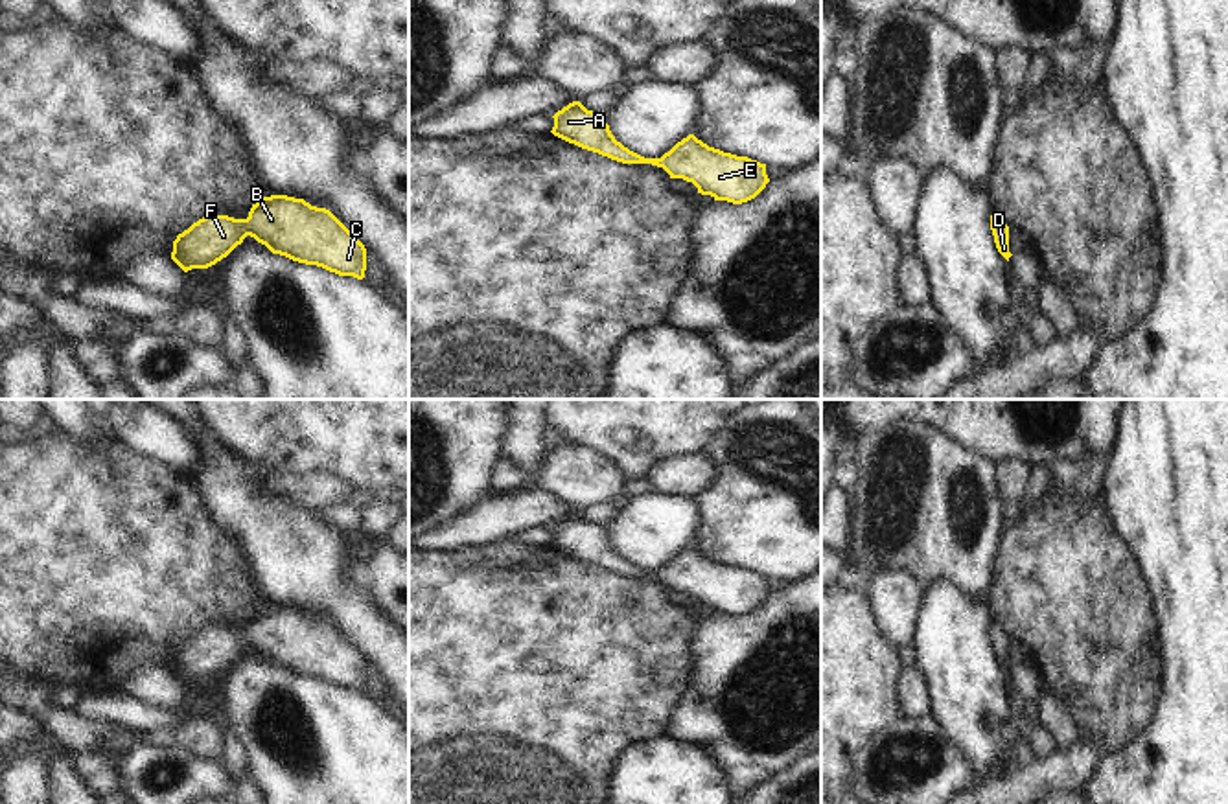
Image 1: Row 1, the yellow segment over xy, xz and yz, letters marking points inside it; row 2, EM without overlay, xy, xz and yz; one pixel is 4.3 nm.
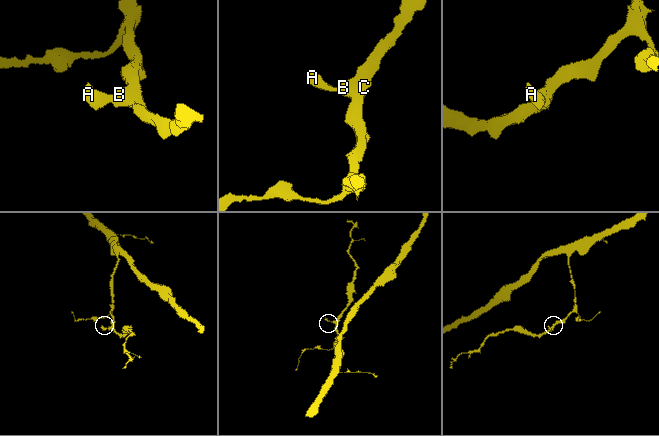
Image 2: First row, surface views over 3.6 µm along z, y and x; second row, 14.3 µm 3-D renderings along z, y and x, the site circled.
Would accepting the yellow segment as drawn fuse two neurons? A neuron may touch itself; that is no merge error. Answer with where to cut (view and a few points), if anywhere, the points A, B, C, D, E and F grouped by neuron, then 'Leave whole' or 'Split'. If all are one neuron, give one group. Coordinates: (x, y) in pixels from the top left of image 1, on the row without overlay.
No split. Groups: A B C D E F. Leave whole

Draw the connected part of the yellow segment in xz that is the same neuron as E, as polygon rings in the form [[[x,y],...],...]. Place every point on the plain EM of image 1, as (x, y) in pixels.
[[[580,513],[569,515],[552,530],[554,548],[622,576],[663,580],[670,591],[692,594],[698,605],[714,613],[742,616],[755,611],[770,594],[766,576],[709,559],[694,546],[678,554],[661,570],[644,570],[617,554],[604,528],[587,523]]]

